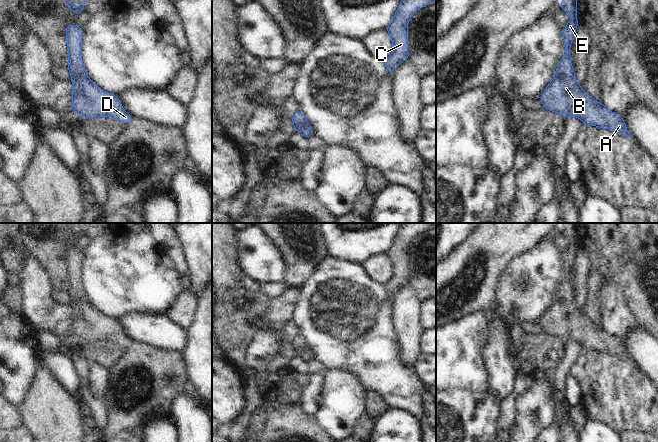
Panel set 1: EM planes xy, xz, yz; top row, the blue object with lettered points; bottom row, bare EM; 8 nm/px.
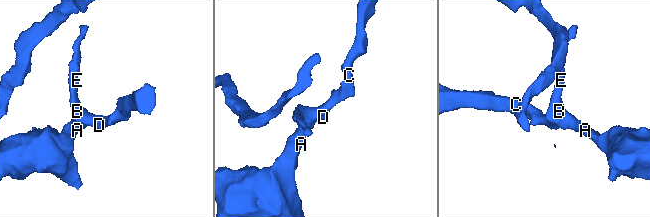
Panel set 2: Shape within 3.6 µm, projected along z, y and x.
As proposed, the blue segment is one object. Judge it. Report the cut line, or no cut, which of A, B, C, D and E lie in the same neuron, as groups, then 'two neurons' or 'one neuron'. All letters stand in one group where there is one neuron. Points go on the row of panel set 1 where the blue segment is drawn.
cut none; groups A B C D E; one neuron

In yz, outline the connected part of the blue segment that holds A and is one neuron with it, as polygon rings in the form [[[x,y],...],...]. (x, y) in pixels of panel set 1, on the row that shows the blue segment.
[[[561,0],[561,10],[571,18],[562,32],[565,55],[539,100],[547,111],[565,118],[573,116],[580,119],[583,125],[608,129],[630,137],[624,118],[588,95],[577,82],[570,54],[571,43],[575,40],[579,25],[577,0]]]

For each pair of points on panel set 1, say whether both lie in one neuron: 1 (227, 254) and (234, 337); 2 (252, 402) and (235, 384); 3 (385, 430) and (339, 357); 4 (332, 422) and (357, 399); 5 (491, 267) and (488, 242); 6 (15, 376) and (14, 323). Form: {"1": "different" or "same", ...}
{"1": "same", "2": "different", "3": "different", "4": "same", "5": "same", "6": "same"}

